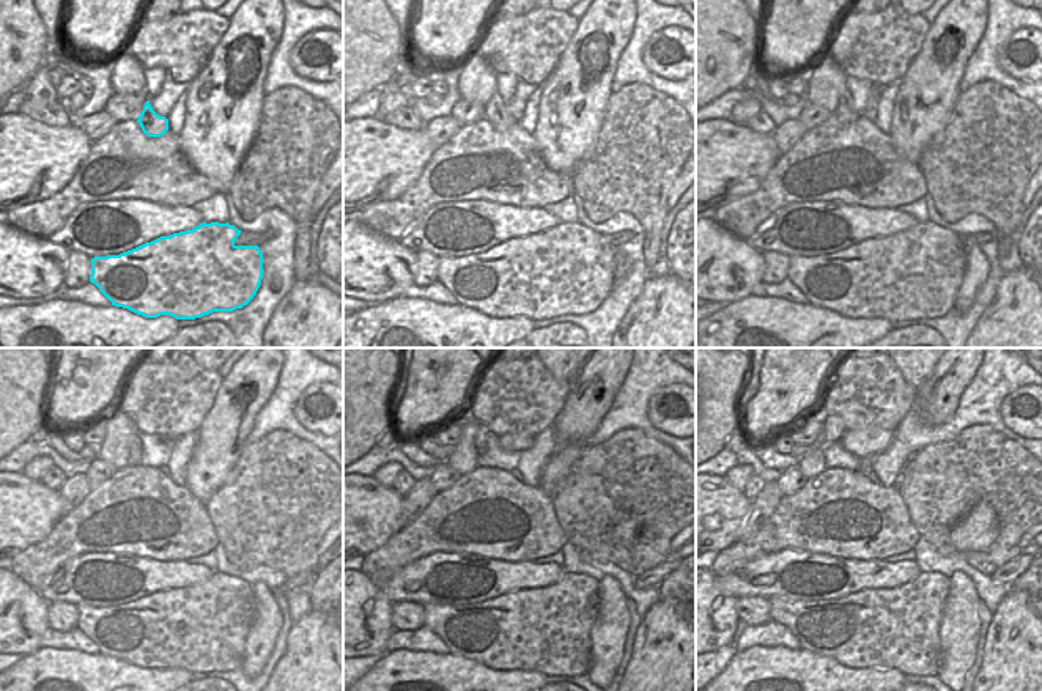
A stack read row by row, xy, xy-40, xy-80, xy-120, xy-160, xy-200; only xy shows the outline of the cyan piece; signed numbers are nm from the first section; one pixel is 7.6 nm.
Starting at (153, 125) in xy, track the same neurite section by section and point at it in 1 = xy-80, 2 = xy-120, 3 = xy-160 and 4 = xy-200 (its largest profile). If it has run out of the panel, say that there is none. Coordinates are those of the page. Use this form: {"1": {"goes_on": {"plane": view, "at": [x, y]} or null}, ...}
{"1": {"goes_on": {"plane": "xy-80", "at": [846, 112]}}, "2": {"goes_on": {"plane": "xy-120", "at": [134, 441]}}, "3": {"goes_on": {"plane": "xy-160", "at": [482, 435]}}, "4": {"goes_on": {"plane": "xy-200", "at": [833, 428]}}}

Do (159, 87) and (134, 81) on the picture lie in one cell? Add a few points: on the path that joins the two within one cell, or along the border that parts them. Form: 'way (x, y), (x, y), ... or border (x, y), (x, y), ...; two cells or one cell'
border (144, 70), (145, 90); two cells

